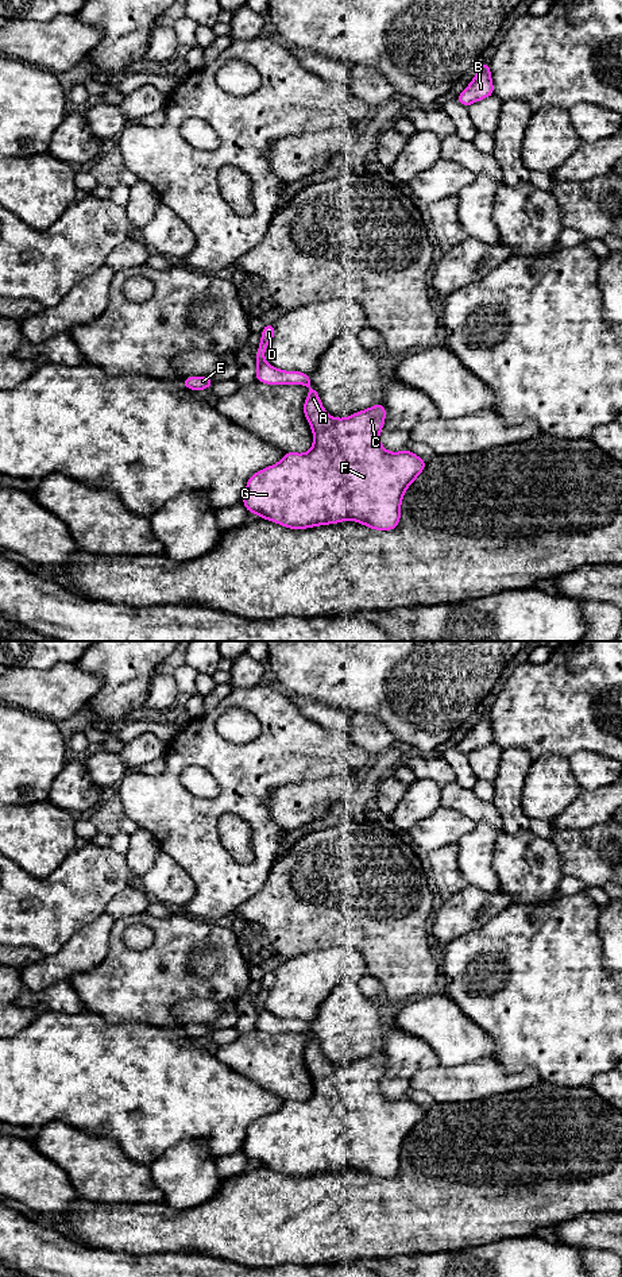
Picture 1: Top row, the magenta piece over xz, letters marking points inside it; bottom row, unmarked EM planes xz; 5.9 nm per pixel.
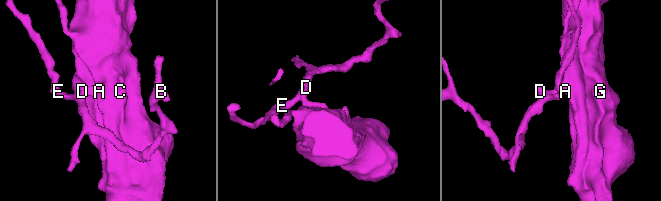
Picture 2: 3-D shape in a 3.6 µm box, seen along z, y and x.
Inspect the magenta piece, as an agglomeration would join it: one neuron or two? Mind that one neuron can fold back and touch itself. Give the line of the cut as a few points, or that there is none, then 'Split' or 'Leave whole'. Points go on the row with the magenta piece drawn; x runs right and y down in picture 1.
No split. Leave whole

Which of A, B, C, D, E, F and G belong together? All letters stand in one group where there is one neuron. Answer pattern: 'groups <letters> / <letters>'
groups A B C D E F G

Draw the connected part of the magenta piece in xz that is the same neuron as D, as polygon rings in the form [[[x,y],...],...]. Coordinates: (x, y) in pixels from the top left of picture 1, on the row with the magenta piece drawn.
[[[266,324],[258,346],[256,381],[267,385],[305,385],[309,396],[304,414],[313,431],[313,447],[305,454],[286,452],[281,462],[263,468],[247,481],[243,505],[250,513],[290,529],[339,524],[352,520],[376,531],[391,531],[401,518],[401,502],[406,489],[426,466],[420,456],[405,450],[389,452],[379,435],[386,418],[383,404],[374,405],[345,418],[328,414],[318,393],[310,385],[309,374],[283,371],[264,360],[264,351],[275,335],[275,327]]]

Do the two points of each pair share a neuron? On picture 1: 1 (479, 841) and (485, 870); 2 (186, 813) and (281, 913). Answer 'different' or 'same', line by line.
1: same
2: different

